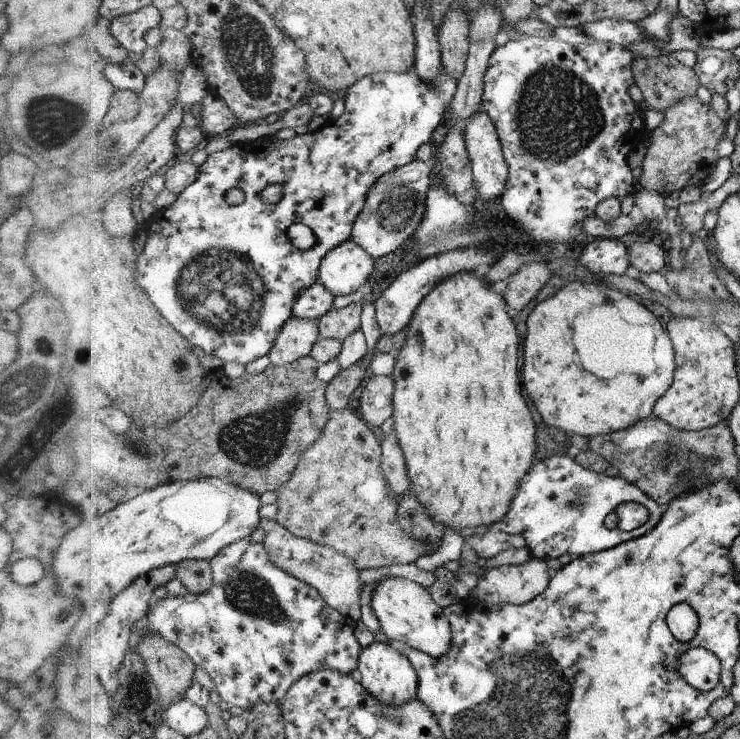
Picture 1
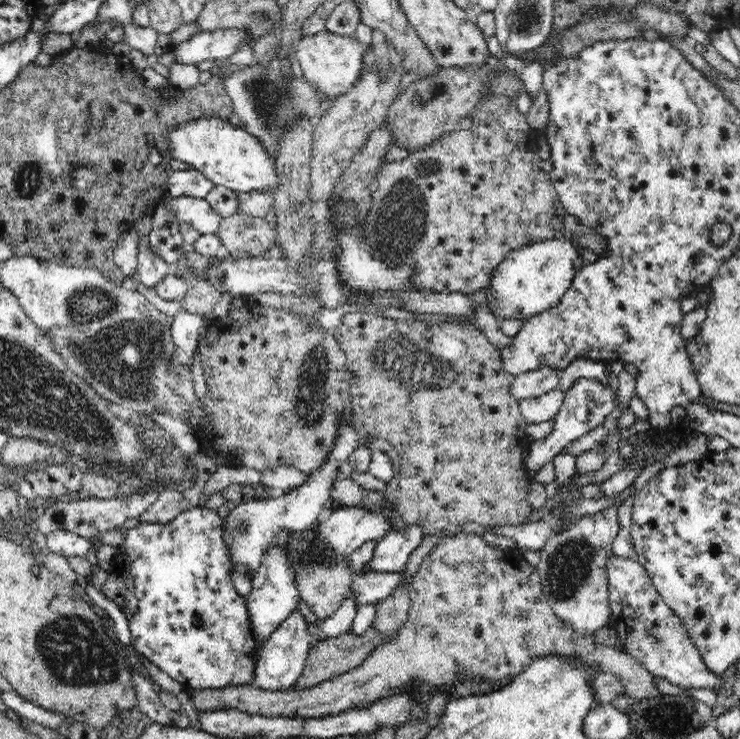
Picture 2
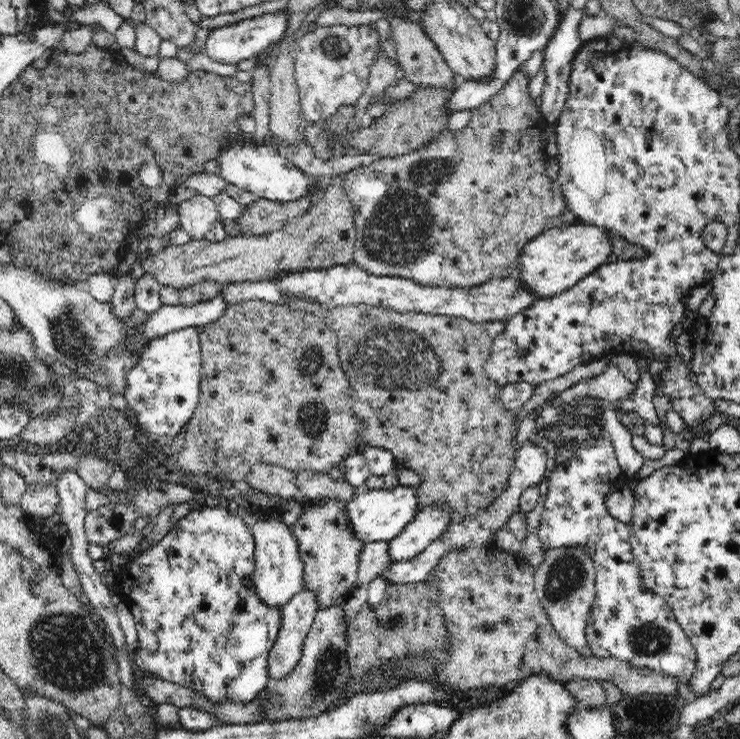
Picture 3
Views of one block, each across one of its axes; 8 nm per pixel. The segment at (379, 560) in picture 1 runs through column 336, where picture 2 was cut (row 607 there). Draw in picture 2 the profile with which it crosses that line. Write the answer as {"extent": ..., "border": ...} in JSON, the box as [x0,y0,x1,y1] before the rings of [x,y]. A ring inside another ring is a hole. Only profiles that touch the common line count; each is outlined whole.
{"extent":[187,533,660,719],"border":[[[457,533],[442,539],[440,543],[437,543],[433,549],[426,555],[422,560],[419,569],[416,572],[416,576],[412,578],[412,582],[409,586],[409,592],[411,606],[409,610],[410,626],[412,630],[408,630],[404,626],[396,636],[388,644],[384,646],[378,646],[372,654],[368,655],[364,662],[355,669],[348,671],[347,673],[339,674],[337,677],[325,680],[320,684],[314,685],[310,688],[304,689],[264,689],[258,688],[253,684],[248,684],[246,686],[234,686],[234,687],[224,687],[215,689],[187,689],[189,692],[189,699],[192,701],[194,708],[198,712],[208,712],[208,711],[218,711],[218,710],[231,710],[242,712],[248,716],[260,716],[264,719],[275,719],[278,717],[284,718],[324,718],[326,716],[332,716],[340,714],[342,711],[356,708],[356,706],[362,706],[362,704],[370,704],[374,701],[388,697],[388,694],[394,690],[394,688],[400,688],[400,686],[406,686],[410,682],[416,682],[416,680],[424,680],[428,682],[429,686],[440,686],[440,684],[450,684],[452,680],[456,680],[456,674],[458,672],[468,672],[468,674],[478,674],[482,678],[488,678],[488,680],[500,680],[504,676],[518,676],[527,666],[532,663],[536,658],[556,655],[559,658],[579,658],[579,666],[584,666],[584,668],[589,668],[589,670],[594,670],[602,673],[608,673],[616,675],[622,685],[624,685],[624,692],[627,696],[632,696],[633,698],[646,698],[648,696],[656,696],[660,693],[658,689],[654,686],[652,681],[653,674],[647,668],[644,668],[637,660],[634,660],[632,656],[624,652],[620,652],[616,647],[611,648],[610,646],[604,646],[604,644],[596,644],[594,642],[595,632],[589,635],[582,635],[578,633],[574,627],[570,627],[570,623],[564,622],[564,620],[557,619],[556,614],[549,607],[548,602],[545,598],[543,589],[541,588],[540,576],[537,574],[535,566],[532,566],[528,562],[521,561],[519,553],[511,549],[511,547],[492,547],[489,546],[484,537],[475,533]]]}

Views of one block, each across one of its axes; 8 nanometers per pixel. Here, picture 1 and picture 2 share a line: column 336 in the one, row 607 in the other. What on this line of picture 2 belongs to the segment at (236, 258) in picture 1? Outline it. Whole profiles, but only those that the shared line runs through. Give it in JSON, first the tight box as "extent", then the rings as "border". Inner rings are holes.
{"extent":[102,504,260,689],"border":[[[201,504],[181,512],[168,524],[148,524],[141,523],[132,529],[124,531],[125,538],[121,546],[116,548],[116,553],[112,560],[112,567],[107,571],[108,580],[102,586],[102,593],[106,598],[118,605],[118,608],[128,619],[131,632],[132,647],[136,654],[142,655],[150,662],[154,663],[162,672],[166,672],[174,680],[184,684],[187,689],[215,689],[234,686],[246,686],[252,684],[255,674],[255,664],[260,656],[260,643],[254,635],[252,629],[251,614],[248,614],[246,598],[239,596],[234,588],[232,575],[234,570],[234,559],[232,559],[232,547],[226,541],[226,523],[224,523],[225,509],[208,509]]]}

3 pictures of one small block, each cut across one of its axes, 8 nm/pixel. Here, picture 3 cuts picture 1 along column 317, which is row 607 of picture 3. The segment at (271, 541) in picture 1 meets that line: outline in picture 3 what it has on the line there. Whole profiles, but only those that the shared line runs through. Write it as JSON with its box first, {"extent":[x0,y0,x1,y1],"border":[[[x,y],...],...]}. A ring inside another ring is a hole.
{"extent":[534,548,594,652],"border":[[[556,548],[547,550],[544,562],[534,570],[535,592],[540,605],[552,625],[553,632],[572,651],[578,652],[586,646],[584,634],[588,620],[588,608],[594,600],[594,573],[587,554],[579,548]]]}

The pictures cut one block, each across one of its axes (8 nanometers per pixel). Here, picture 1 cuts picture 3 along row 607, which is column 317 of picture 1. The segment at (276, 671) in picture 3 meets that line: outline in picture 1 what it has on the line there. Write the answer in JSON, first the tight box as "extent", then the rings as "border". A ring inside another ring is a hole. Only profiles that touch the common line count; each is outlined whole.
{"extent":[293,282,334,321],"border":[[[320,282],[305,291],[293,309],[293,318],[319,321],[334,307],[334,294]]]}

